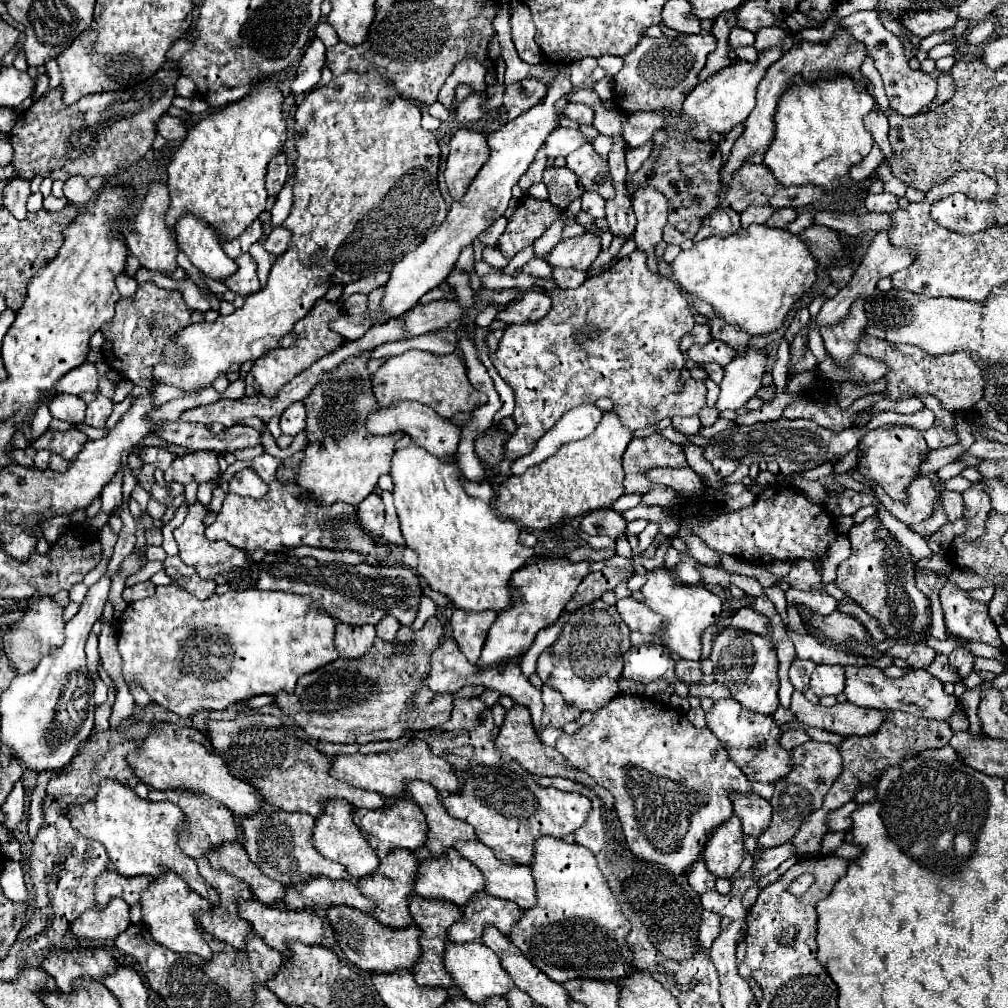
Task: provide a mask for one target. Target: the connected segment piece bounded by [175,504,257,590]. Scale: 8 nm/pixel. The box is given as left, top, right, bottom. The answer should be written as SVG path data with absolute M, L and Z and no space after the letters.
M191 504L185 522L175 528L175 540L179 544L179 556L187 566L193 566L201 578L211 578L217 584L229 584L235 590L249 590L255 588L257 578L257 566L253 562L247 562L249 554L227 544L221 540L209 540L205 532L203 518L207 514L207 508L203 504Z

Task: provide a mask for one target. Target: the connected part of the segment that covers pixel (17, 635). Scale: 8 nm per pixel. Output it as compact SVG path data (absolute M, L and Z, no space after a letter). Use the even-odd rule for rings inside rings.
M37 592L27 602L27 614L25 614L25 618L15 628L11 628L11 630L5 632L5 636L3 636L3 650L5 650L7 658L17 666L17 672L29 672L31 668L37 666L39 658L51 646L61 646L63 640L65 640L63 606L53 596L45 596L45 594ZM31 618L35 618L35 620L31 620Z

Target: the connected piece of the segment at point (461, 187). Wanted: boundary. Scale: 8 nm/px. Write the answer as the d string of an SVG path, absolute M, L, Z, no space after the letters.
M461 128L453 134L445 164L445 182L453 200L461 200L461 196L465 196L487 156L489 146L483 134L469 128Z

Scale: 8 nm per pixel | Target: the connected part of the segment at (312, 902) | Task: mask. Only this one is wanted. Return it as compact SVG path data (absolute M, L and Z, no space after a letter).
M313 878L311 882L305 884L295 884L287 890L285 896L285 906L289 910L301 912L307 908L329 908L329 906L337 906L337 904L345 904L349 908L361 910L361 912L373 912L375 904L373 900L365 898L359 892L359 886L353 884L351 880L325 880L321 878Z

